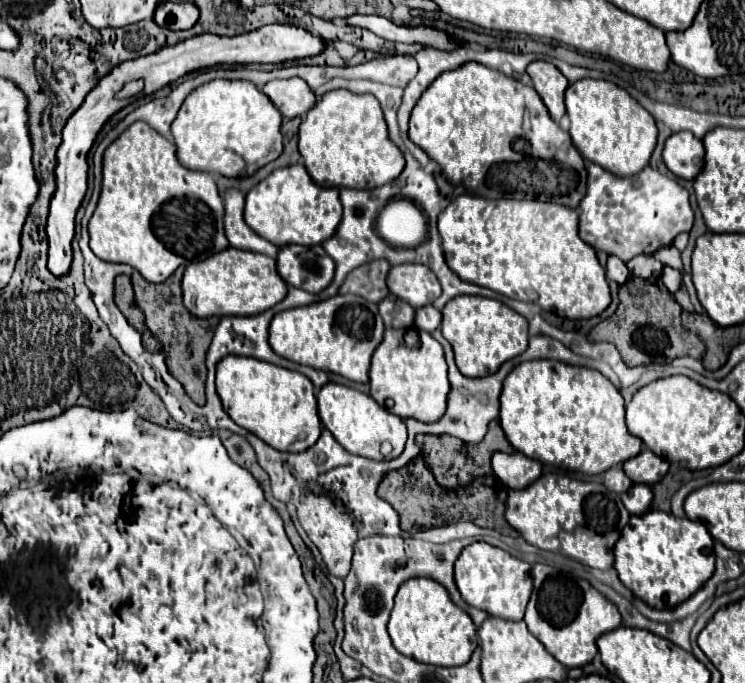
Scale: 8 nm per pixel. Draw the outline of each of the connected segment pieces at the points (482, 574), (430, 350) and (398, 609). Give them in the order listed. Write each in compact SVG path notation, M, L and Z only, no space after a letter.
M473 542L461 552L461 556L455 562L455 582L463 600L469 606L475 606L491 616L507 620L523 620L525 606L533 590L531 564L487 542Z
M417 326L385 330L383 342L377 346L371 358L369 386L371 398L377 404L393 400L389 410L403 420L415 418L421 422L435 422L445 412L445 398L449 392L443 346L429 332L419 330Z
M425 576L411 578L399 586L387 628L393 646L401 654L425 664L461 666L469 662L477 648L477 628L469 614L451 602L449 592L439 582Z

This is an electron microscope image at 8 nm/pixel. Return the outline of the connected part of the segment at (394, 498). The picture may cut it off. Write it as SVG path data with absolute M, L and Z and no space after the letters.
M421 456L413 458L407 466L385 474L385 478L381 480L377 494L389 502L399 518L401 518L401 528L405 532L417 532L417 530L425 530L425 528L437 528L437 526L445 526L445 524L453 524L459 520L469 520L477 526L485 526L485 528L493 528L499 530L501 534L513 536L517 538L519 532L513 530L509 526L509 522L505 520L505 500L507 500L507 490L505 486L501 486L501 482L497 482L497 478L493 476L477 476L473 478L473 484L469 486L459 486L459 488L443 488L435 482L431 470L427 468L427 464L423 462Z

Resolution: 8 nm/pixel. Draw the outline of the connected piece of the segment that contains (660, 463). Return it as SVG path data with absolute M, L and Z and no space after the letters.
M645 448L637 456L625 460L623 470L635 484L649 484L651 486L665 476L665 472L669 470L669 462Z

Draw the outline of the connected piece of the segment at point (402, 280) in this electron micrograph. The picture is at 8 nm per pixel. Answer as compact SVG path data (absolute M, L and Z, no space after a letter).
M399 264L389 270L387 284L391 294L415 306L431 304L441 296L441 284L437 276L423 264Z

